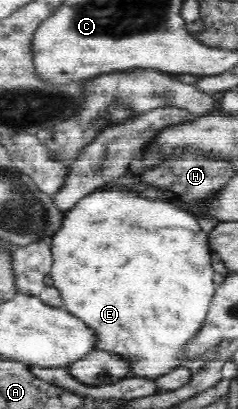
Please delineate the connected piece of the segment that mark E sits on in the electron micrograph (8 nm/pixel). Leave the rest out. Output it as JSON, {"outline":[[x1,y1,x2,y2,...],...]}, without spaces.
{"outline":[[123,188,97,189,67,210,62,228,50,239,53,258,50,276,54,280,54,287,61,295,63,308,86,323,90,330,94,330,94,336,98,339,96,348,122,358,123,362,127,364,127,370,130,370,130,376,156,380,158,376,179,368,182,363,185,363,185,344,193,339,193,336,203,327,217,290,216,284,214,284,216,272,212,269,211,250,207,240,209,233,200,228,198,218,189,214,188,211,174,206,175,204,168,204,162,200,142,200,142,198,142,196,136,196,135,192,124,191]]}

